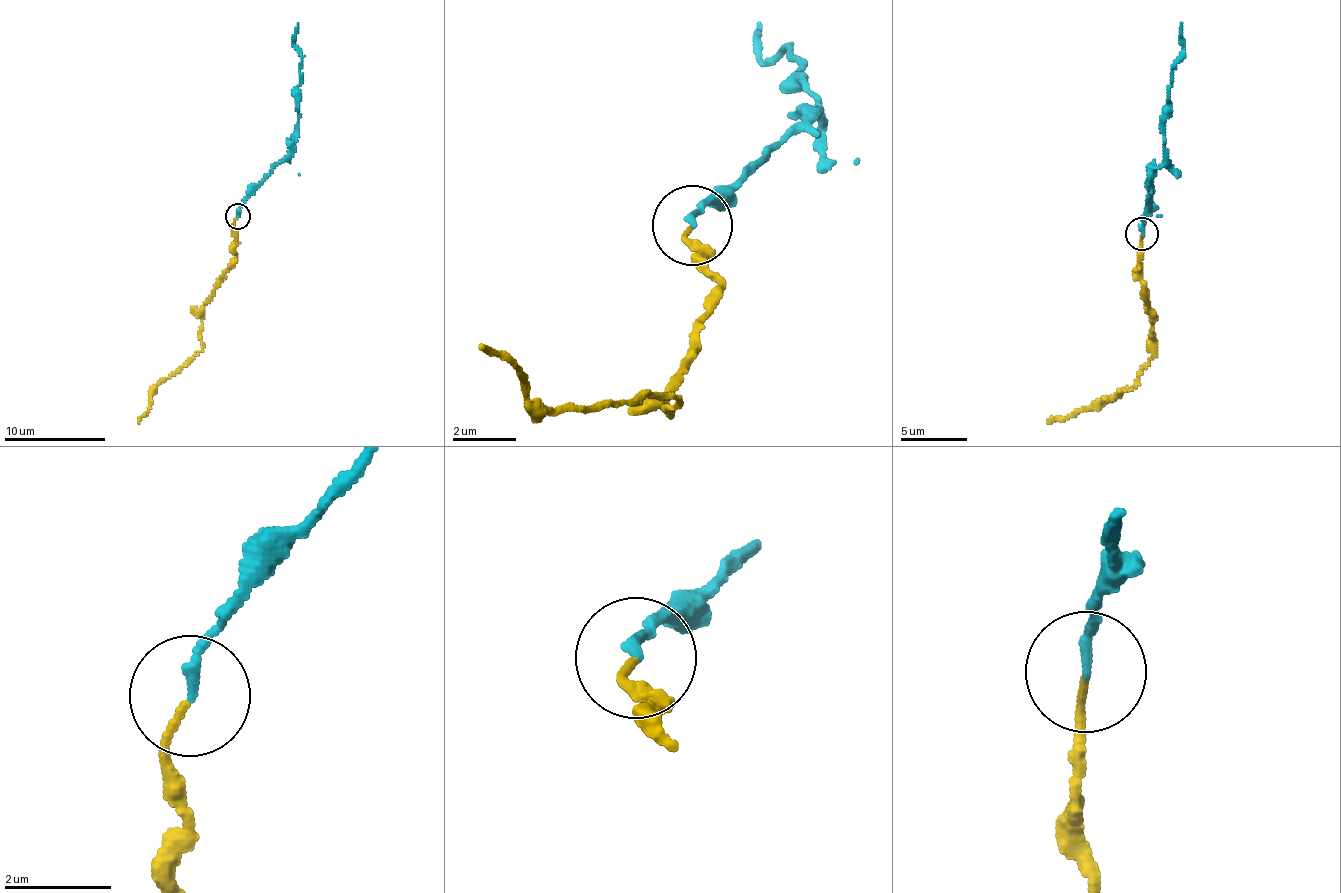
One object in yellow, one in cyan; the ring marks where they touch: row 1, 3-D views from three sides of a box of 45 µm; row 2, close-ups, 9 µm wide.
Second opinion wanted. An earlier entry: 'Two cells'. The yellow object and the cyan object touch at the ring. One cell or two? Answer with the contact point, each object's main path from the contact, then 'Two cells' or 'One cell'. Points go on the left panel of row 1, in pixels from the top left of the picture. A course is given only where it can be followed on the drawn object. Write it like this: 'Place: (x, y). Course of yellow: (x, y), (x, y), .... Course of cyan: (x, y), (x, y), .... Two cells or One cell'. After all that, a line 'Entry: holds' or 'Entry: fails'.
Place: (237, 216). Course of yellow: (237, 216), (237, 261), (204, 307), (200, 351), (160, 381), (139, 423). Course of cyan: (237, 216), (244, 197), (290, 153), (298, 133), (302, 56), (294, 43), (298, 23). Two cells
Entry: holds

